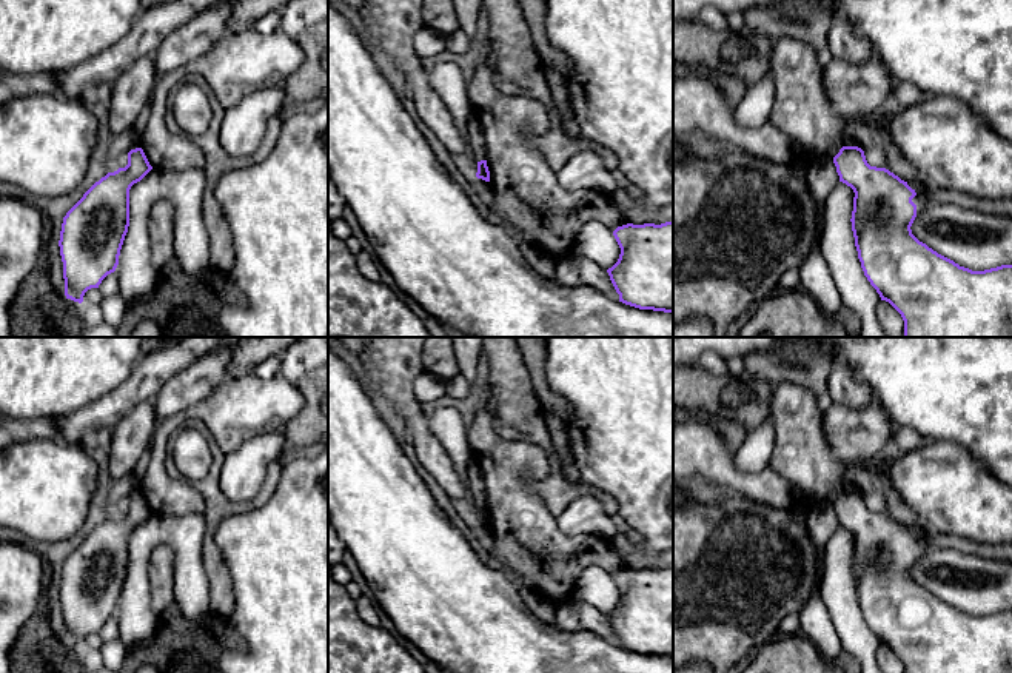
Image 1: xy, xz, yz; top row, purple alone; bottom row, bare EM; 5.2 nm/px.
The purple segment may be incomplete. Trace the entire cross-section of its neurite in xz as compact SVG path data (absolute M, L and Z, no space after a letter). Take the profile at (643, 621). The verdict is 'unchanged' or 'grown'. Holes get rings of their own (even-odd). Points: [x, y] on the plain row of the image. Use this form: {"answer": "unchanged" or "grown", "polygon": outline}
{"answer": "unchanged", "polygon": "M673 567L627 568L613 581L621 599L607 618L619 647L673 658Z"}

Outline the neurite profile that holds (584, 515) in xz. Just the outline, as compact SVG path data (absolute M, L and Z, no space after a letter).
M596 497L575 499L558 517L561 533L591 534L596 537L613 539L619 530L615 516L608 516Z

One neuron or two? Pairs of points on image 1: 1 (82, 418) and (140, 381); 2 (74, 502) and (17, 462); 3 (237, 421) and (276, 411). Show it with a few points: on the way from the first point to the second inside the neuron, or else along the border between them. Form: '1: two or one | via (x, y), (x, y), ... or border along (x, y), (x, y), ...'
1: one | via (96, 415), (108, 411), (127, 395)
2: one | via (60, 502), (31, 476)
3: one | via (247, 411), (267, 411)

